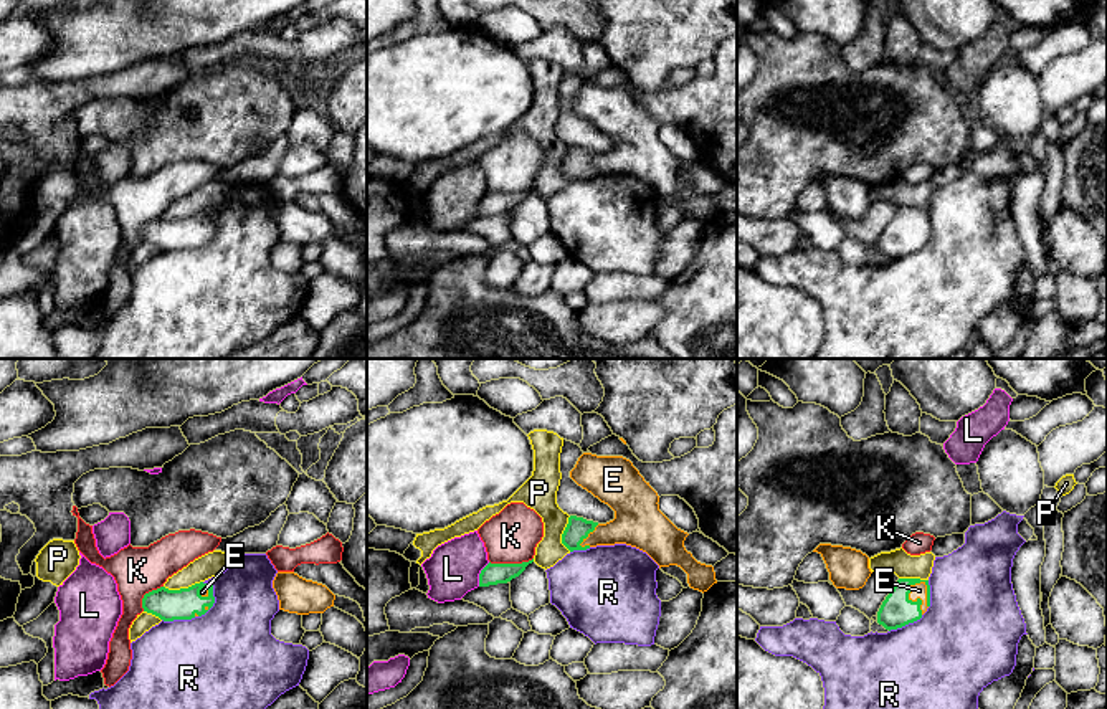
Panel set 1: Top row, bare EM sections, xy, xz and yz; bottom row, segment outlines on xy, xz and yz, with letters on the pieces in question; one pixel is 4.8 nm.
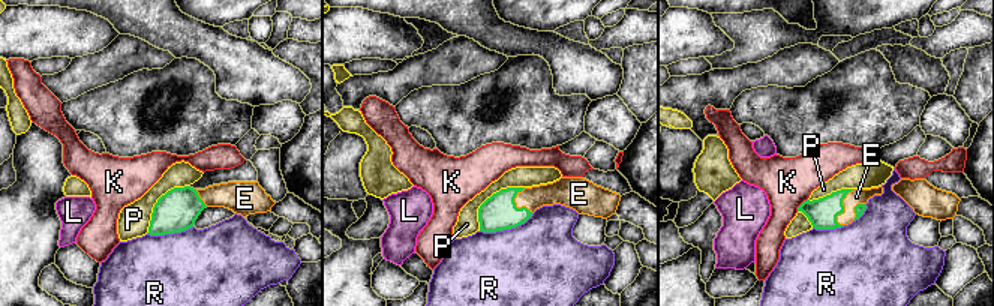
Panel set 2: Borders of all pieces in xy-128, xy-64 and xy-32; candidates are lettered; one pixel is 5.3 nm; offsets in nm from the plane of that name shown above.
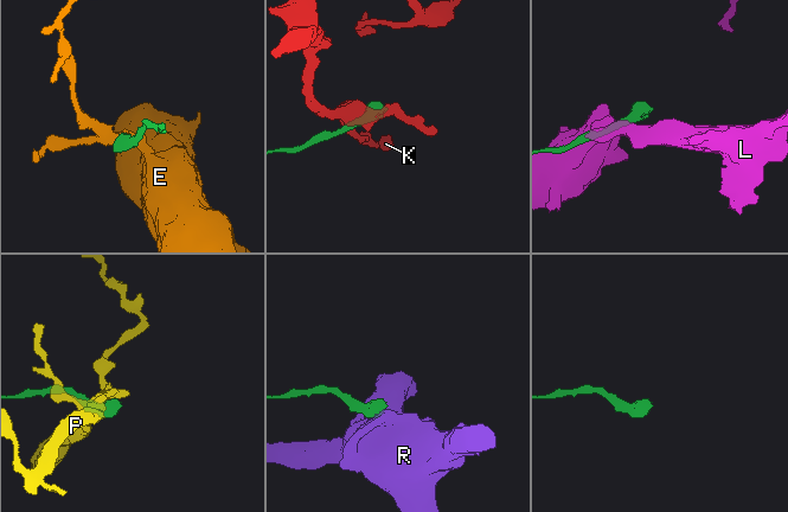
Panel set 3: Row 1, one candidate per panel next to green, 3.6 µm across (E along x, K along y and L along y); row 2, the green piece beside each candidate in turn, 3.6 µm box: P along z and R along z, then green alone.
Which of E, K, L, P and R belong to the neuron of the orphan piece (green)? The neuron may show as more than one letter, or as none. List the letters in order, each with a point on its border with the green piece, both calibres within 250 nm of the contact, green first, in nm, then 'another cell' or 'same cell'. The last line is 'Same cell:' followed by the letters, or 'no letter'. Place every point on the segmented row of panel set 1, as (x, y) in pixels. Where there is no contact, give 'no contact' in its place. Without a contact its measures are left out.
E: yz (911, 600) | 160/80 nm | same cell
K: xz (511, 564) | 110/260 nm | another cell
L: xz (479, 574) | 110/260 nm | another cell
P: xy (182, 589) | 150/120 nm | another cell
R: xy (213, 600) | 150/420 nm | another cell
Same cell: E

